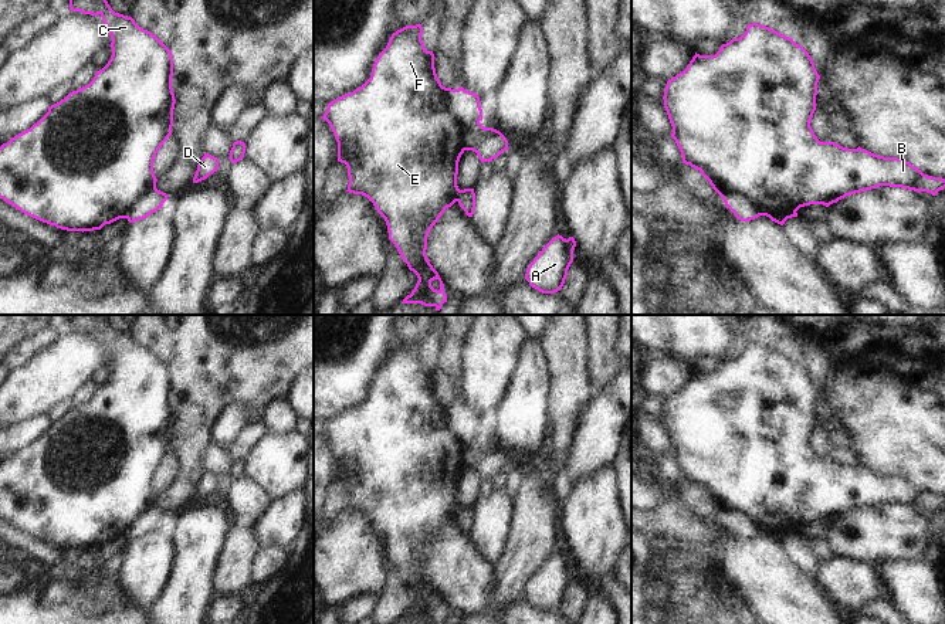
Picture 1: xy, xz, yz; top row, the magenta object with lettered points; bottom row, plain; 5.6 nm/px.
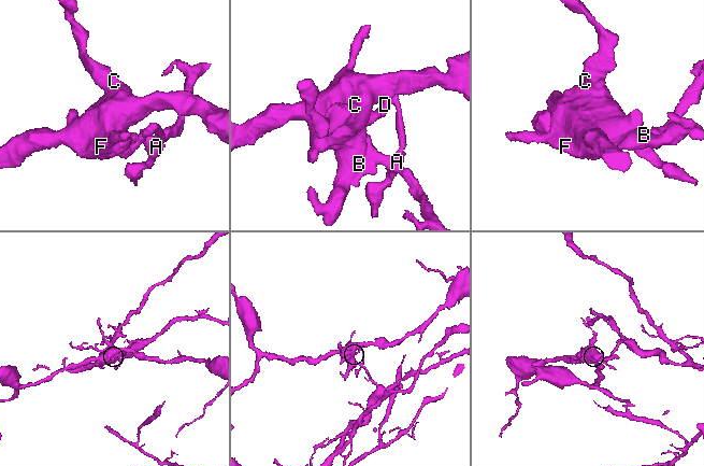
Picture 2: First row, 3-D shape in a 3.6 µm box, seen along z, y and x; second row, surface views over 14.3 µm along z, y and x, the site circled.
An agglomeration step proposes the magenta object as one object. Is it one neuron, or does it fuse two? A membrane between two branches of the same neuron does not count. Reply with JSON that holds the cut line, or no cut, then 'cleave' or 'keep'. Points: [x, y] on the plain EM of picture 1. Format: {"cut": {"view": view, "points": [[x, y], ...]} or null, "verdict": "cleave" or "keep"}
{"cut": {"view": "xz", "points": [[444, 406], [451, 416], [449, 427], [466, 446], [466, 467]]}, "verdict": "cleave"}

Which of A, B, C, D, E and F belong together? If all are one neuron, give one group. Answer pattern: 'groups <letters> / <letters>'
groups A D / B C E F

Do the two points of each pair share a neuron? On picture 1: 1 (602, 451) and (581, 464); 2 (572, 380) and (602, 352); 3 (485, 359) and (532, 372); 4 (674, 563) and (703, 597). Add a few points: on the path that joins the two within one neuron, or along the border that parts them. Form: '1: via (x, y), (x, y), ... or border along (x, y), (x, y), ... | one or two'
1: via (596, 451), (586, 458) | one
2: border along (588, 331), (589, 370), (596, 386) | two
3: border along (528, 336), (520, 358), (520, 369), (504, 399) | two
4: via (678, 572), (694, 589) | one

